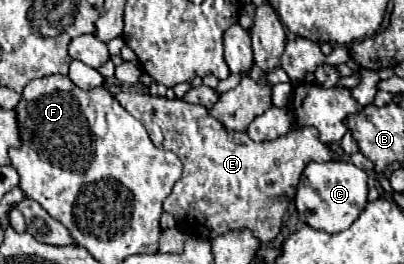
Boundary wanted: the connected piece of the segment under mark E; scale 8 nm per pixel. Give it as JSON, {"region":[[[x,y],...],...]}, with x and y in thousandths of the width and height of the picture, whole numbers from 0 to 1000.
{"region":[[[290,348],[285,364],[290,364],[290,379],[300,386],[300,402],[359,477],[359,492],[369,500],[369,515],[374,515],[374,530],[379,530],[384,553],[408,561],[408,568],[423,568],[423,576],[433,576],[433,583],[448,598],[448,614],[453,614],[453,667],[448,667],[448,682],[428,705],[428,727],[413,742],[413,758],[408,758],[408,773],[403,773],[403,795],[423,803],[428,826],[438,833],[438,848],[443,848],[463,886],[478,886],[478,894],[532,902],[532,894],[542,894],[542,886],[552,886],[552,879],[567,879],[567,871],[621,864],[621,871],[631,879],[631,894],[636,894],[646,917],[676,909],[676,902],[691,886],[691,871],[696,871],[696,848],[700,848],[696,826],[700,826],[700,811],[705,811],[715,765],[730,750],[730,712],[735,712],[735,697],[740,697],[740,674],[745,674],[745,659],[750,659],[750,636],[755,636],[770,606],[780,606],[780,614],[824,606],[824,576],[814,568],[814,553],[804,553],[804,545],[790,530],[790,508],[780,500],[780,485],[725,485],[710,515],[696,515],[691,530],[676,530],[676,538],[626,538],[606,500],[562,500],[562,492],[512,424],[512,409],[502,409],[502,402],[493,402],[493,394],[463,394],[463,386],[448,379],[448,371],[413,379],[413,371],[369,364],[369,356],[354,356],[354,348]]]}

